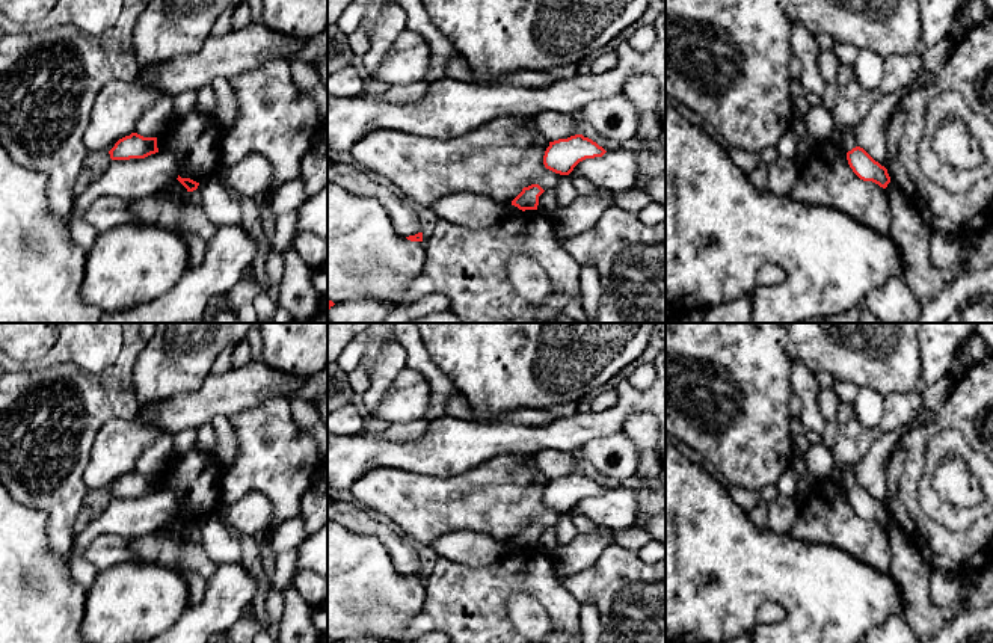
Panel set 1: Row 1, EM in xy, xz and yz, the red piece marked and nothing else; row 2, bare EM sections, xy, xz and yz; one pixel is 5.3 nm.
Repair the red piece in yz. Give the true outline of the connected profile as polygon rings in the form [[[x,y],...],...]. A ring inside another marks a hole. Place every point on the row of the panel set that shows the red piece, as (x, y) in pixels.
[[[856,146],[847,152],[847,160],[853,172],[863,181],[872,181],[886,189],[890,183],[887,169],[875,162],[863,148]]]

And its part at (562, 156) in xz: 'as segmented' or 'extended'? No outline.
as segmented

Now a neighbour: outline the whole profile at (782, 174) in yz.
[[[779,158],[768,165],[768,192],[777,196],[786,196],[798,181],[800,168],[788,158]]]

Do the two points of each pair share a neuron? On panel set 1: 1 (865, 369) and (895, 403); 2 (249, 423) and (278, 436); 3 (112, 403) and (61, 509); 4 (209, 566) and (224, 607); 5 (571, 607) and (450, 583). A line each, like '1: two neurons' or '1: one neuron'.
1: two neurons
2: one neuron
3: one neuron
4: two neurons
5: one neuron

